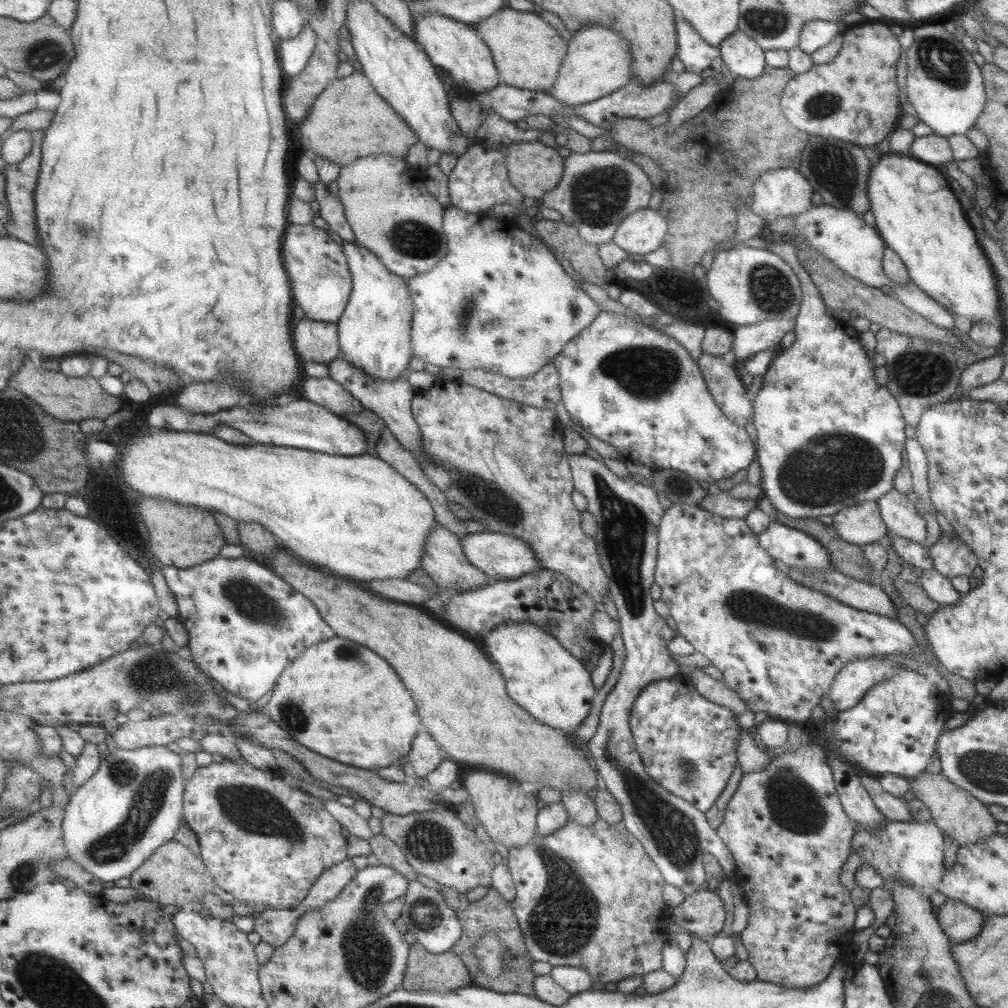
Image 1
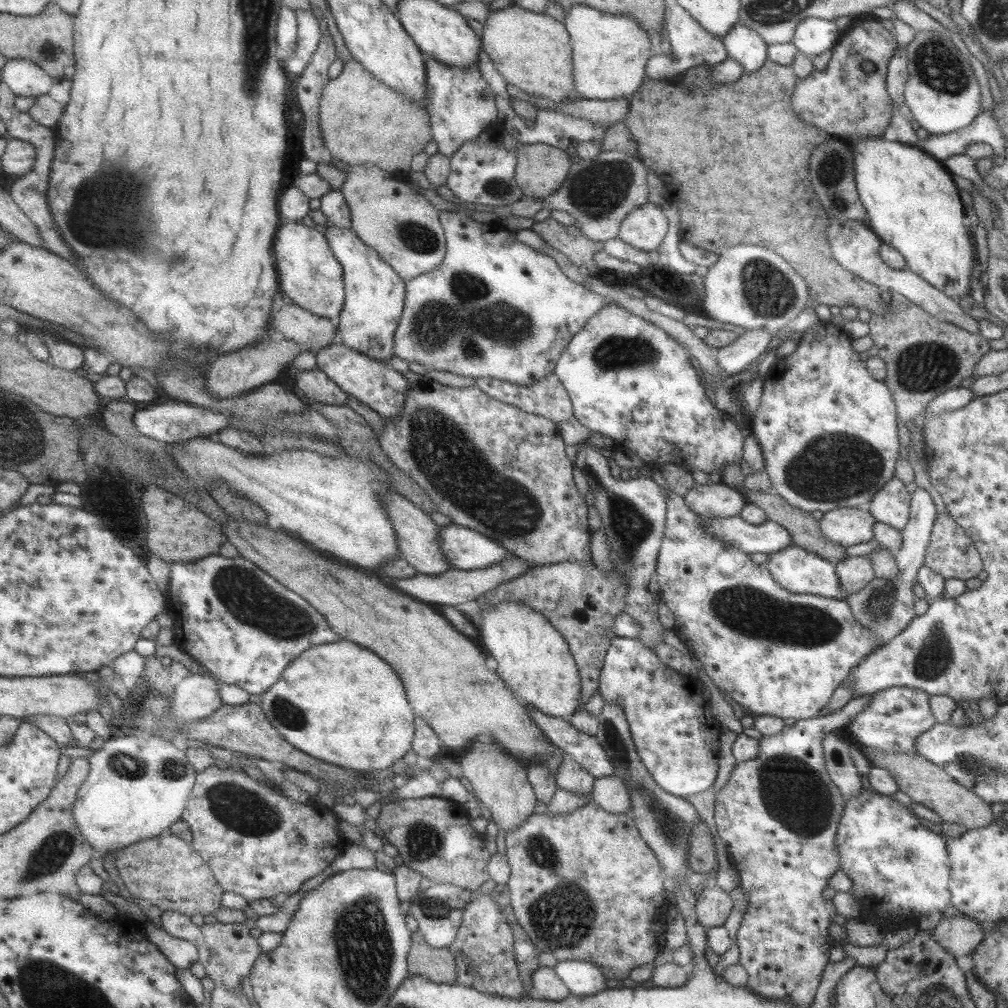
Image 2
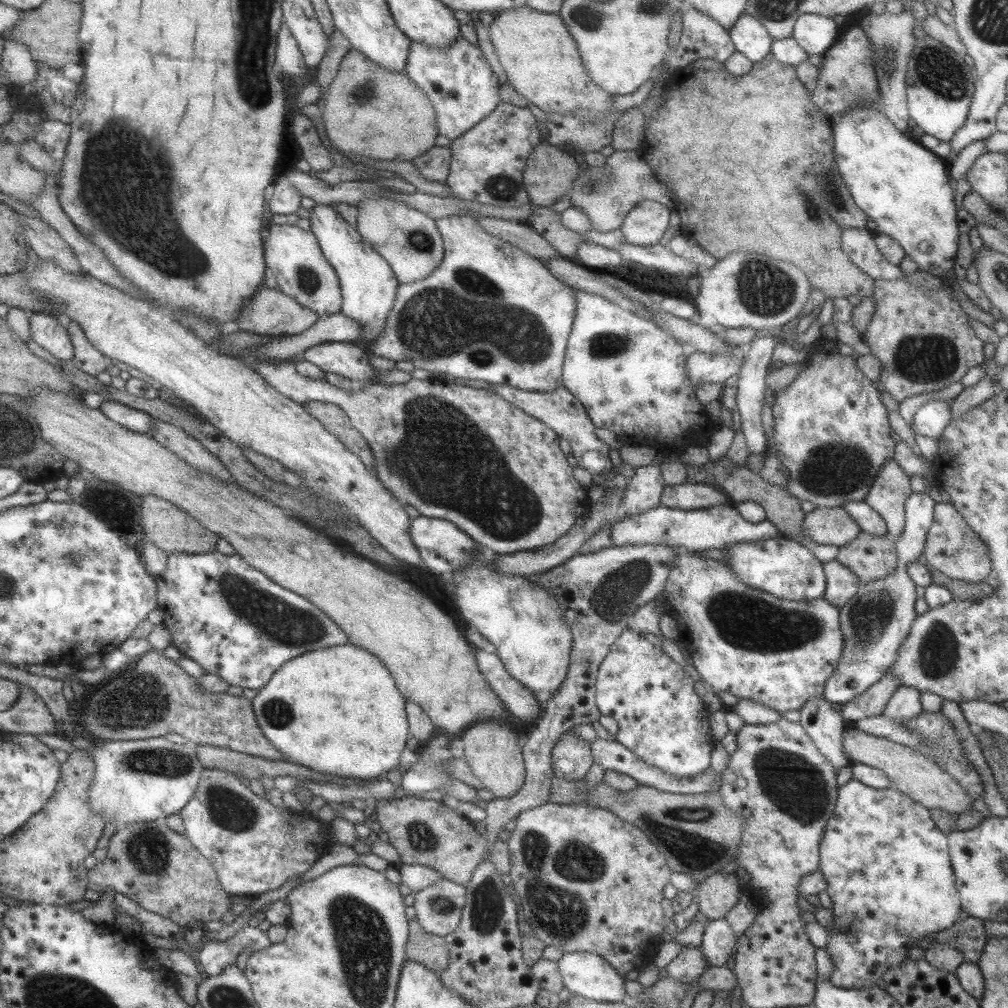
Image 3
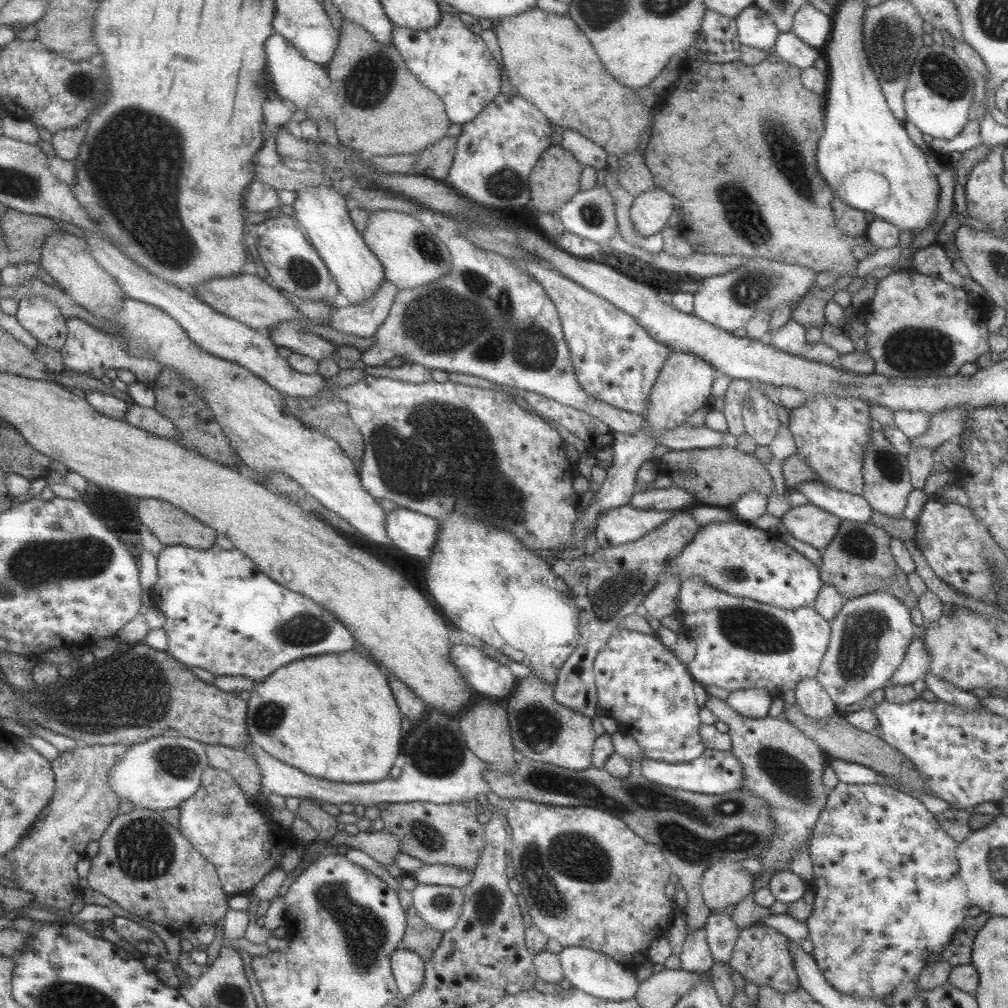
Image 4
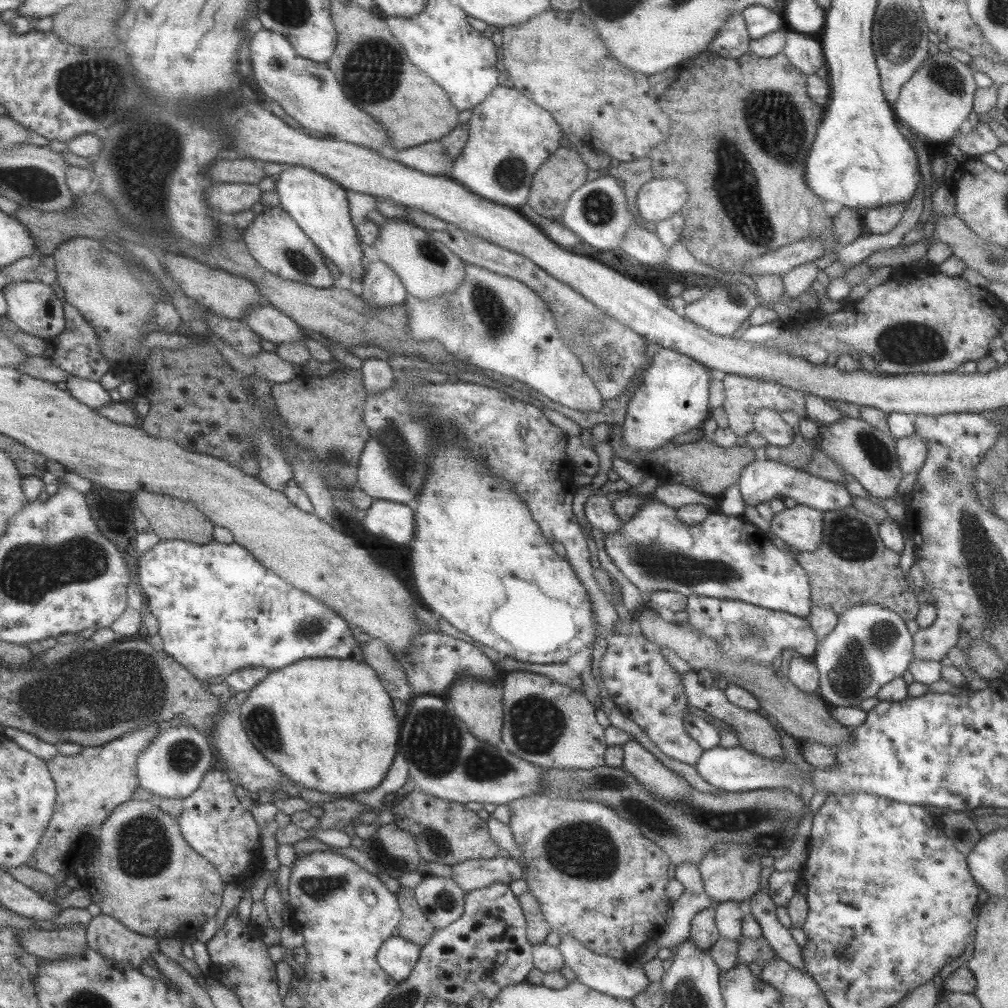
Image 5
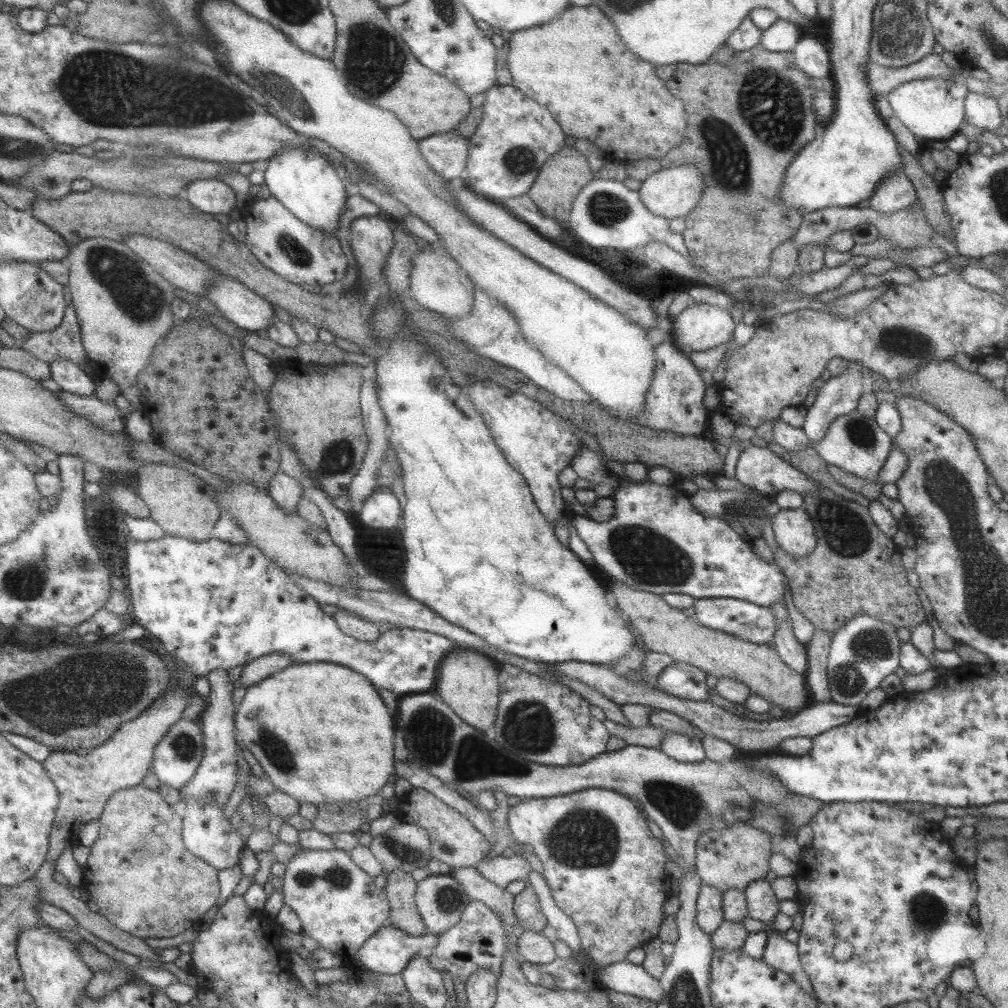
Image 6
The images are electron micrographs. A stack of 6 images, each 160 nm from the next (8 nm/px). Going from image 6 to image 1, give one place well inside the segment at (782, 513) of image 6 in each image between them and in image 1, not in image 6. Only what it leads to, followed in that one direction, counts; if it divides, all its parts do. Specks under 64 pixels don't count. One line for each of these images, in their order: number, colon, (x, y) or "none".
1: (860, 524)
2: (847, 526)
3: (832, 526)
4: (808, 523)
5: (800, 527)

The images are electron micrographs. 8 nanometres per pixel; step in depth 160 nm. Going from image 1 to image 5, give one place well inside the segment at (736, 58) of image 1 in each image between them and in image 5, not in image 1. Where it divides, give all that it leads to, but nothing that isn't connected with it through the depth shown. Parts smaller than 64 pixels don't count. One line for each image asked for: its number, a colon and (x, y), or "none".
2: (743, 45)
3: (749, 37)
4: (754, 28)
5: (759, 20)

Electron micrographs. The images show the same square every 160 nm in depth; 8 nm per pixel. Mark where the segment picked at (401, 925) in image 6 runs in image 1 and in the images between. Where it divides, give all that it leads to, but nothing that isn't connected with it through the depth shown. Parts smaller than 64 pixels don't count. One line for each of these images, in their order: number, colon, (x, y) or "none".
1: (424, 971)
2: (437, 964)
3: (428, 949)
4: (419, 937)
5: (414, 926)

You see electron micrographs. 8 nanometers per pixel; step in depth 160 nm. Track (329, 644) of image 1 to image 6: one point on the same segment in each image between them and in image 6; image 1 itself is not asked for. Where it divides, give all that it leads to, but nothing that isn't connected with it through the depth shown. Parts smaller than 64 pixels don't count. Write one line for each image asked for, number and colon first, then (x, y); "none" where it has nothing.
2: (339, 703)
3: (335, 710)
4: (332, 716)
5: (326, 724)
6: (317, 747)

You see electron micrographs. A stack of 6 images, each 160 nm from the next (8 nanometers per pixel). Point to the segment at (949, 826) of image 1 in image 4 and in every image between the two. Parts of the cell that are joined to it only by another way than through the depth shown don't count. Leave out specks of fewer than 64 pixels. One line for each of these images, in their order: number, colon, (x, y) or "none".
2: (925, 783)
3: (918, 777)
4: (834, 735)

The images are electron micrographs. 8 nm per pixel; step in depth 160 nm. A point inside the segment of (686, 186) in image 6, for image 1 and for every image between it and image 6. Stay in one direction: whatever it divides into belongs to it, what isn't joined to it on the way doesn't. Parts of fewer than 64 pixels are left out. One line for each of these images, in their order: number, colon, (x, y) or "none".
1: (642, 231)
2: (644, 227)
3: (643, 225)
4: (649, 212)
5: (660, 198)

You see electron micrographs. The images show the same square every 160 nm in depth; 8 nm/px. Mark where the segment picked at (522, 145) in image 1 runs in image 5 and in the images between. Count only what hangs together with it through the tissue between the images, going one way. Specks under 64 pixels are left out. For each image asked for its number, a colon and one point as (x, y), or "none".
2: (540, 169)
3: (549, 172)
4: (554, 178)
5: (563, 171)

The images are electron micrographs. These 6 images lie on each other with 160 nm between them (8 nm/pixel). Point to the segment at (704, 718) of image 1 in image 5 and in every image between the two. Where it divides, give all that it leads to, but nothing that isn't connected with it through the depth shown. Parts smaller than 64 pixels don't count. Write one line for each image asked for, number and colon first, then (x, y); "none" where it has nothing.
2: (673, 732)
3: (661, 719)
4: (640, 683)
5: (645, 688)

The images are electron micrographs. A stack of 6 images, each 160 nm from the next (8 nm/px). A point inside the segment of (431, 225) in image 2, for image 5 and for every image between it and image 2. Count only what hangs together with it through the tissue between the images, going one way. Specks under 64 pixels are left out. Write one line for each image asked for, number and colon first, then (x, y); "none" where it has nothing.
3: (408, 240)
4: (411, 255)
5: (427, 268)

